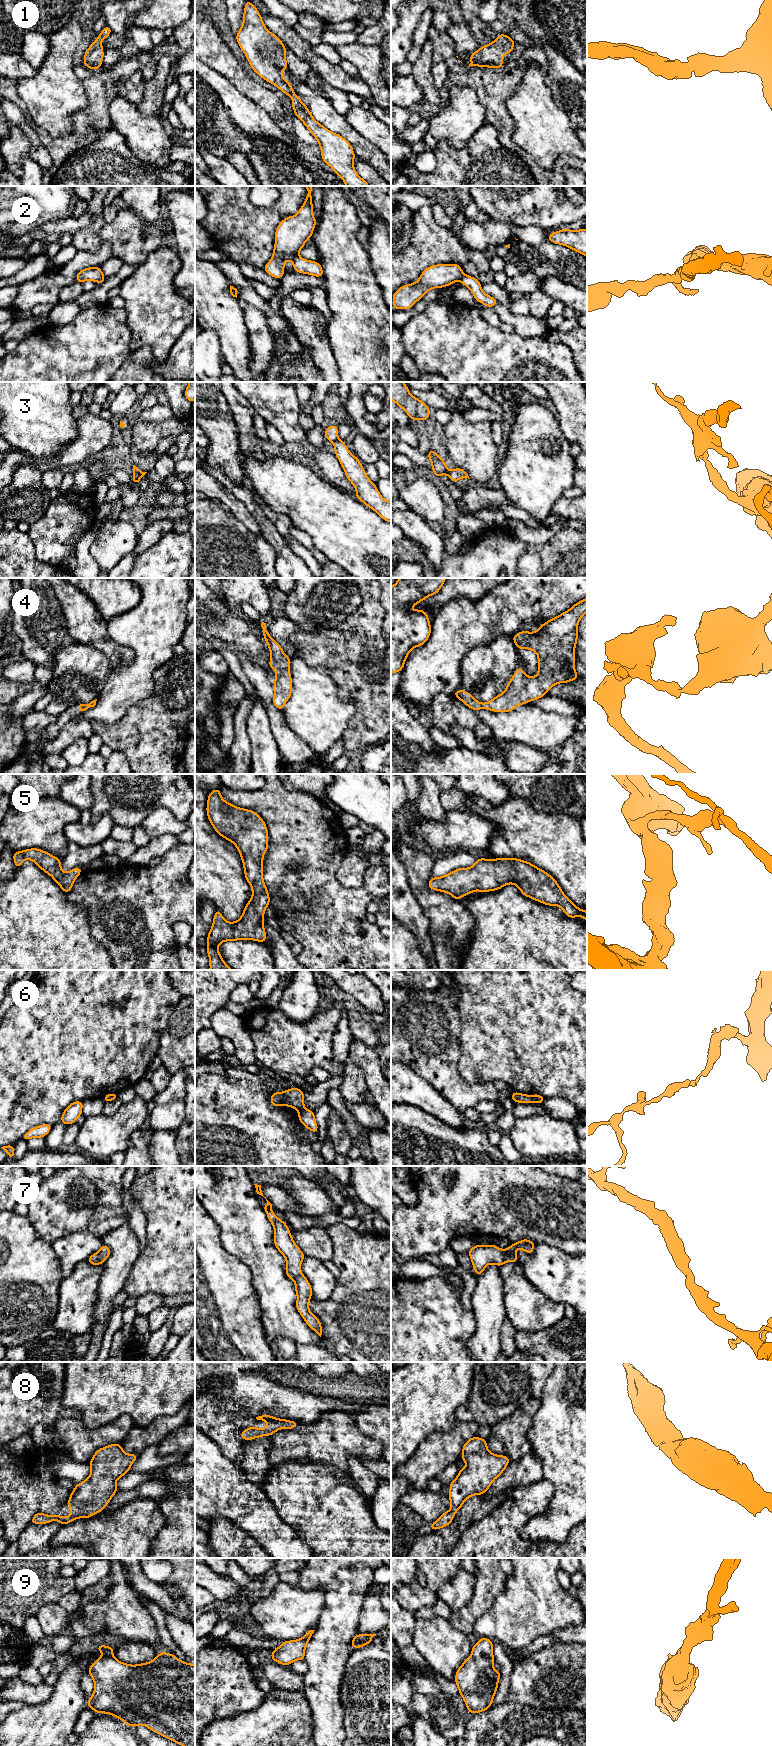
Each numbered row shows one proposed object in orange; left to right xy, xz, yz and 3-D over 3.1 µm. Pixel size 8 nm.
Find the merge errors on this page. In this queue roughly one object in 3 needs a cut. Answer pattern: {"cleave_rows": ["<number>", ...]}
{"cleave_rows": ["2", "3", "6"]}

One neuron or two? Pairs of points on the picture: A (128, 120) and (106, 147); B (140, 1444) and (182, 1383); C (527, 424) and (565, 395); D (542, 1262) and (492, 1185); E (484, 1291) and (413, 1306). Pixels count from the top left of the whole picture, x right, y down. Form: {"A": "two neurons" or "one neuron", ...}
{"A": "two neurons", "B": "two neurons", "C": "two neurons", "D": "two neurons", "E": "two neurons"}

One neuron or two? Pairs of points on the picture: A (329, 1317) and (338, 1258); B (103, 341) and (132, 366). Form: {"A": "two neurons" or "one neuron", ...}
{"A": "one neuron", "B": "two neurons"}

